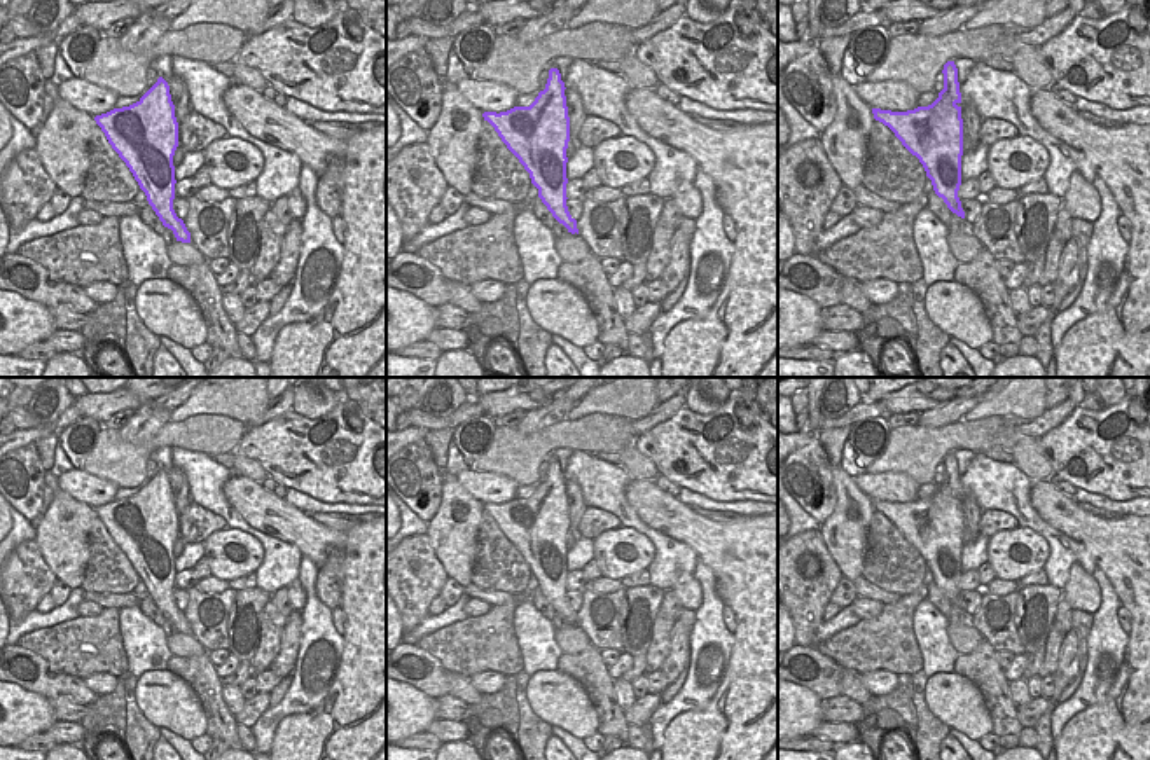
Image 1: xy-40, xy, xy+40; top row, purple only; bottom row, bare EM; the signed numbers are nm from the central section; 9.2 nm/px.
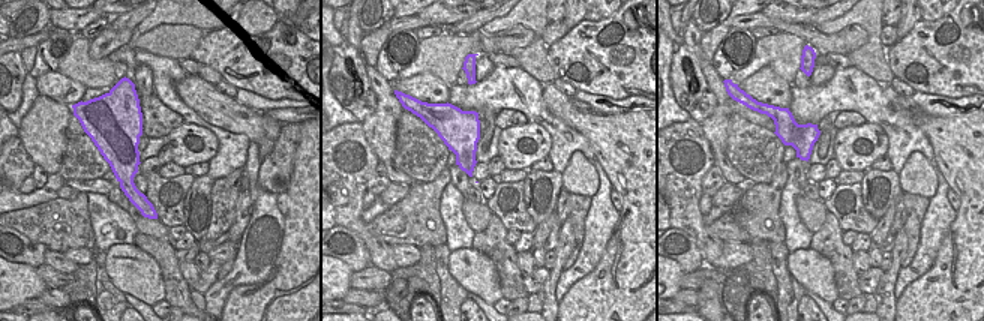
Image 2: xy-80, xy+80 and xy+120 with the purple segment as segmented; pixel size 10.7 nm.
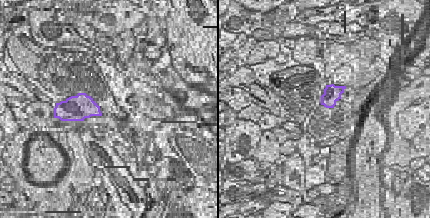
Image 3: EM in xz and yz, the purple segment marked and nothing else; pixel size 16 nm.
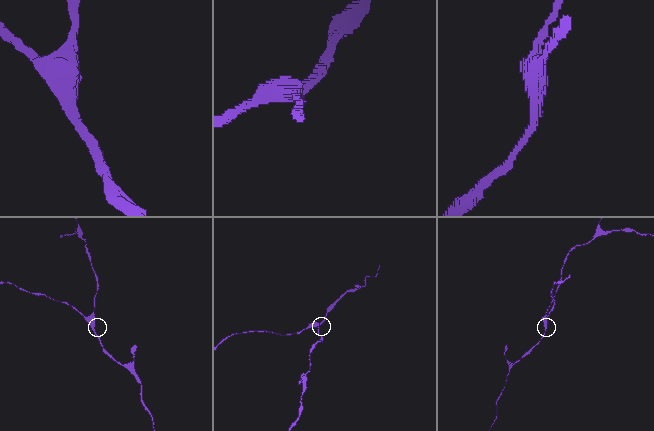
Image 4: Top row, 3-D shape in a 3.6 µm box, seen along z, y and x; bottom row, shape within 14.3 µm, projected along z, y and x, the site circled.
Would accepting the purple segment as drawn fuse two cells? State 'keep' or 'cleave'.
keep

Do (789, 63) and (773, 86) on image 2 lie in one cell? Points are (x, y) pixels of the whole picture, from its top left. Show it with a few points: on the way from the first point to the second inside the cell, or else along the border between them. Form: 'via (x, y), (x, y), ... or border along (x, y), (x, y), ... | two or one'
border along (746, 77), (770, 66), (789, 84) | two

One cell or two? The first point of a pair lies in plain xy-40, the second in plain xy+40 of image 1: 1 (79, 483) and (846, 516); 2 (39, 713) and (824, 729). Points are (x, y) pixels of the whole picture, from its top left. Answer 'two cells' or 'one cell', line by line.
1: two cells
2: two cells

